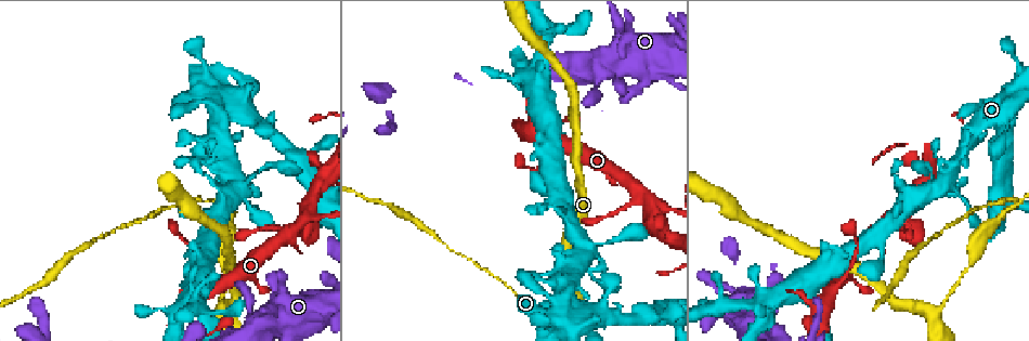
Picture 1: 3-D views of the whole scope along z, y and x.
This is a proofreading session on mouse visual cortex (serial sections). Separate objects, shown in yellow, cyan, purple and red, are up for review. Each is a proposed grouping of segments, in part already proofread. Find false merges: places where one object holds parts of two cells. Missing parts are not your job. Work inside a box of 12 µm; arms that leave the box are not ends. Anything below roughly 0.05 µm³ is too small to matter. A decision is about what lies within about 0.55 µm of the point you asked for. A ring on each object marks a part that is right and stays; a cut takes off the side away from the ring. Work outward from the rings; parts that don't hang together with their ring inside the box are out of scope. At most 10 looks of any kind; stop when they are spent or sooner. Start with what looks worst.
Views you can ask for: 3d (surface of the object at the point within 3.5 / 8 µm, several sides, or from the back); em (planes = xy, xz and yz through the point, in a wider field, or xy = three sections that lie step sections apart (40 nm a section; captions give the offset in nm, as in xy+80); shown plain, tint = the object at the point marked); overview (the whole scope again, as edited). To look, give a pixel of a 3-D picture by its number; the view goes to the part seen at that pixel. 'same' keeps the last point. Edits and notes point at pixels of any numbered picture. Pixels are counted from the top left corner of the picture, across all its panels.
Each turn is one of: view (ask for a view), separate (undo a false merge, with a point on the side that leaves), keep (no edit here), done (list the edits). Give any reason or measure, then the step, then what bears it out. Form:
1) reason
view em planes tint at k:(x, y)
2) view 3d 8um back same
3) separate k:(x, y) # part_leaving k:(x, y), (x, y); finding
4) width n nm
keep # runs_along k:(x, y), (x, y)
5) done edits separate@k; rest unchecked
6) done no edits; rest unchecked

three-way junction
view 3d 8um at 1:(830, 291)

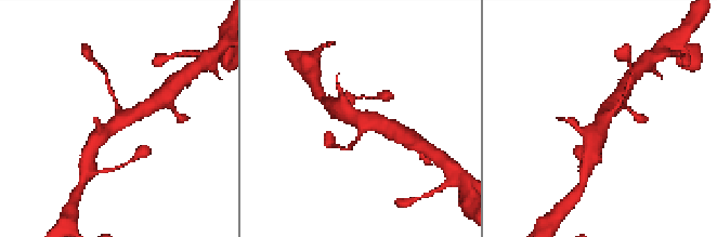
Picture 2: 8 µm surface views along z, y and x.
closer look
view 3d 3.5um back at 2:(122, 118)

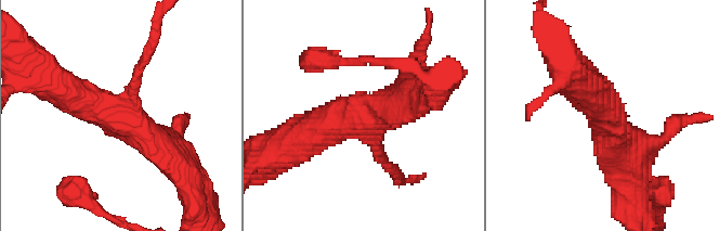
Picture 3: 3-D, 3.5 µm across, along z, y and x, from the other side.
arms 3; arm_widths 150, 500, 500 nm
keep # runs_along 3:(64, 88), (131, 122), (178, 162); one cell here

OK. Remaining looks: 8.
calibre changes
view 3d 3.5um back at 1:(227, 104)

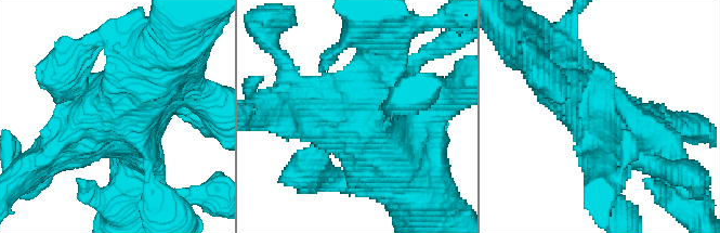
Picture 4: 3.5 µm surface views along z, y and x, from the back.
view em xy step 3 tint at 4:(351, 122)

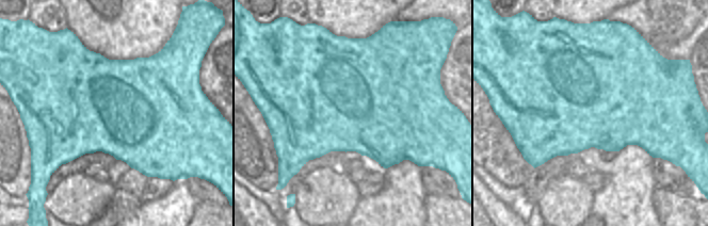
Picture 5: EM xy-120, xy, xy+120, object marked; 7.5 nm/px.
keep # runs_along 4:(191, 91), (138, 149); continuous, no second cell

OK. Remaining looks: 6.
sharp bend
view 3d 3.5um at 1:(590, 251)

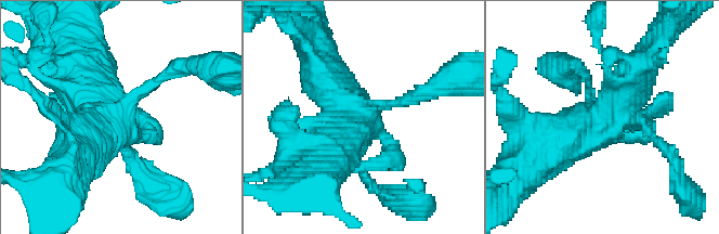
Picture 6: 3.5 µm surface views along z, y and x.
keep # runs_along 6:(641, 66), (602, 122), (547, 148); one cell here

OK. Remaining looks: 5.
thin arm on a thick one
view 3d 3.5um at 1:(566, 241)

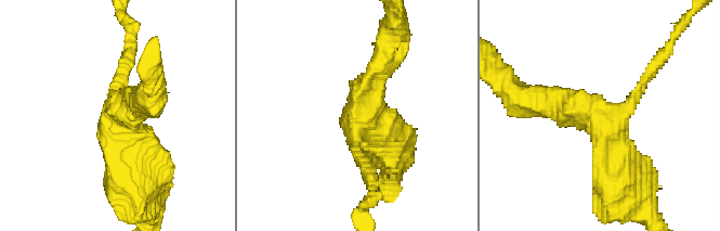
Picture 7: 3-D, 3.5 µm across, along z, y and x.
arms 3; arm_widths 150, 350, 600 nm
view em xy step 3 plain at 7:(600, 121)

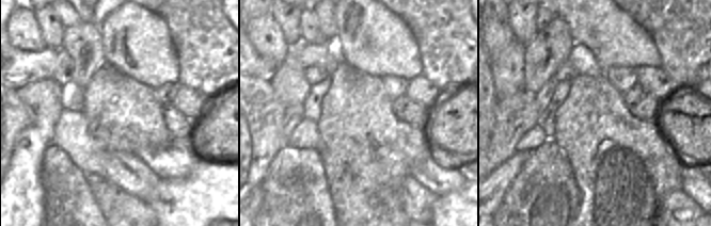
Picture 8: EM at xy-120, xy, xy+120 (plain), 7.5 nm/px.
where the object lies
view em xy step 3 tint same

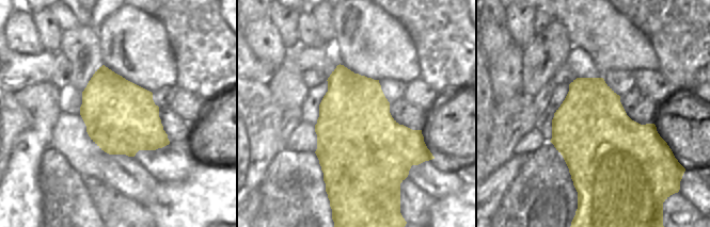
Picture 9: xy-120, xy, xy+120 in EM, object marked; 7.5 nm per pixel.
keep # runs_along 7:(541, 103), (616, 119), (650, 73); one cell here

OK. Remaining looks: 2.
done no edits; rest unchecked

